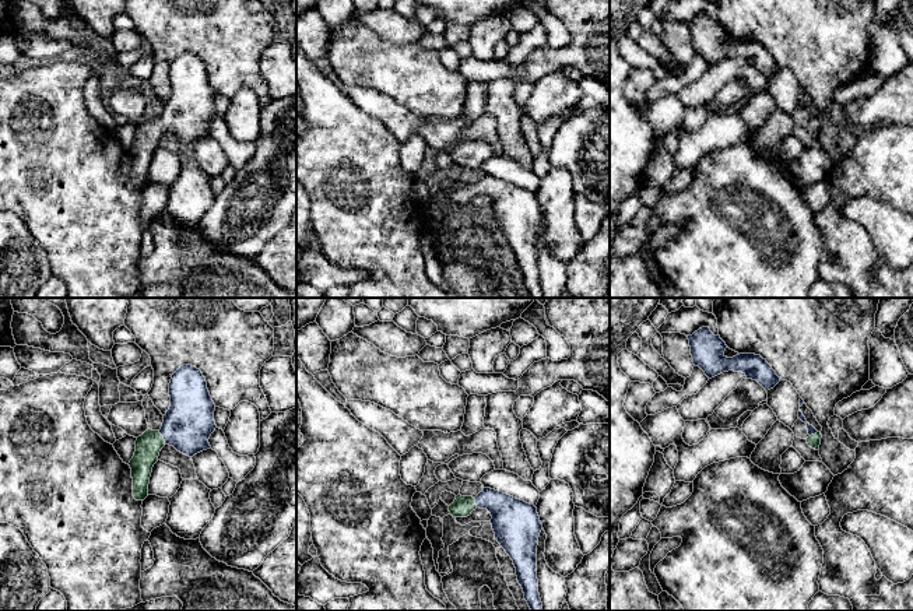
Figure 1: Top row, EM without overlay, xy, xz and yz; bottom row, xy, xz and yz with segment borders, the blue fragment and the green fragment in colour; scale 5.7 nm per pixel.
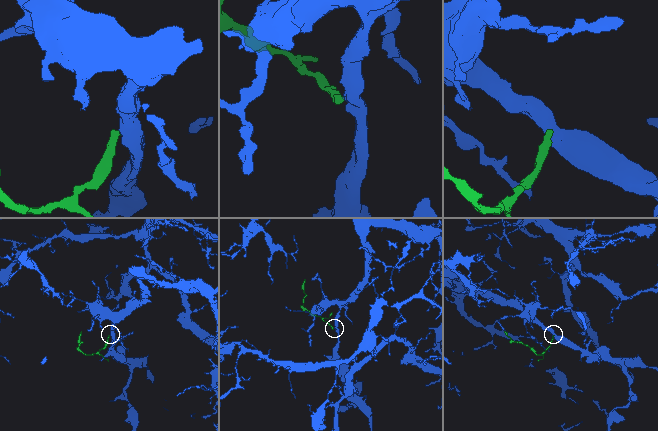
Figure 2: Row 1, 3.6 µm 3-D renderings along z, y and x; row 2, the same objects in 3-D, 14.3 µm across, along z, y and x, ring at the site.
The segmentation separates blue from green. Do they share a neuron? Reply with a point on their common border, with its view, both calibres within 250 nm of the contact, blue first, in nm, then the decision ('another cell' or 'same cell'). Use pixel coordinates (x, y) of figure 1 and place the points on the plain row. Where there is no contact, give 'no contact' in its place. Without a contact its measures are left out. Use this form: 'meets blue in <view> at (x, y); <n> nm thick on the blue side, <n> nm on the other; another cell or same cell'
meets blue in xy at (164, 125); 280 nm thick on the blue side, 150 nm on the other; same cell

